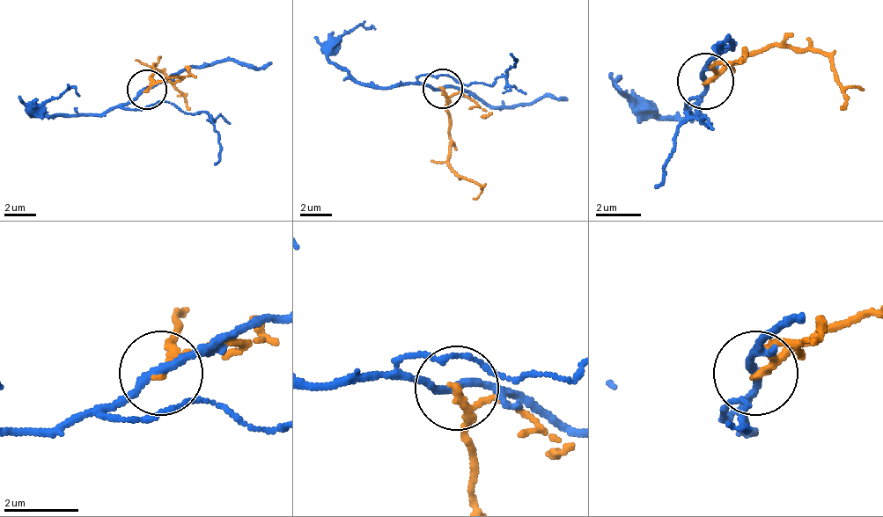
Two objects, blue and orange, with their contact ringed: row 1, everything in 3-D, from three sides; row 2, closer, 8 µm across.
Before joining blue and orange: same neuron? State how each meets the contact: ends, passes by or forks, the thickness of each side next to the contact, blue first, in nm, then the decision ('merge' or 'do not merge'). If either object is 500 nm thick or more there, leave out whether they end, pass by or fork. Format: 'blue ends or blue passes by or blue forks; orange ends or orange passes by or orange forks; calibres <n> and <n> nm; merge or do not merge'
blue passes by; orange passes by; calibres 200 and 160 nm; do not merge

